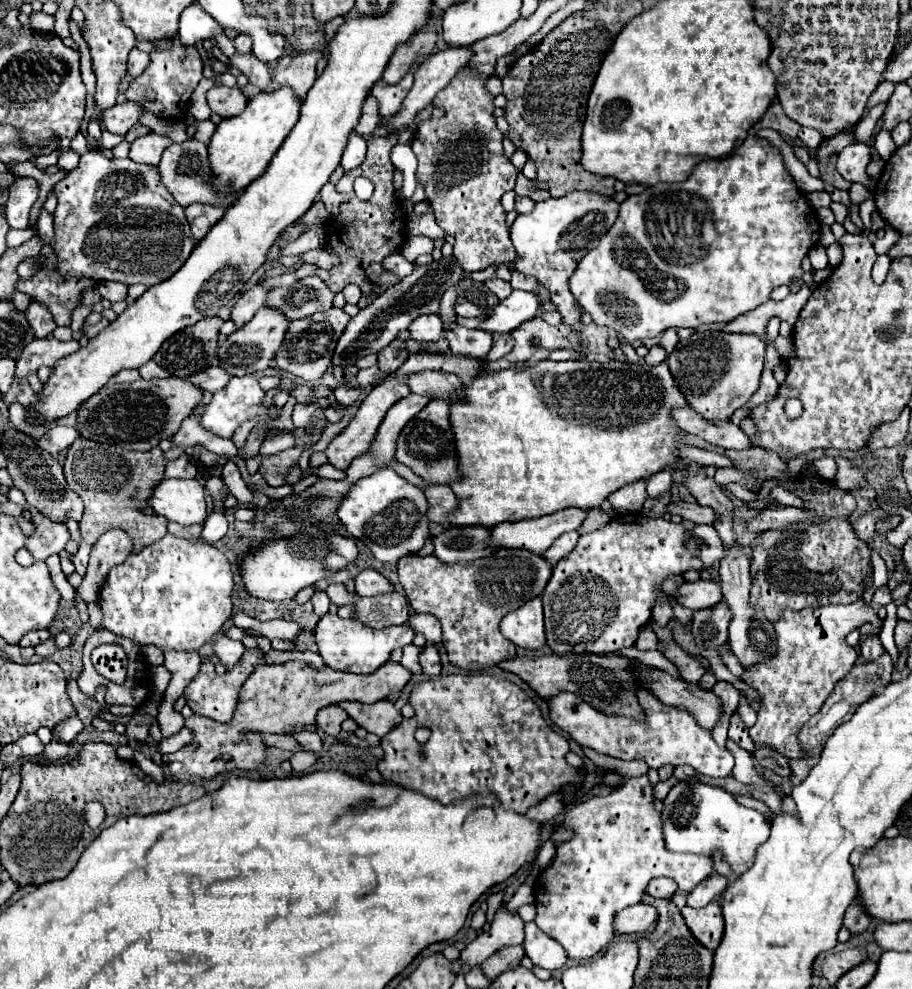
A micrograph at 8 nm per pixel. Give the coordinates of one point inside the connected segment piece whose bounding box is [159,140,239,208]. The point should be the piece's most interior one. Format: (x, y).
(185, 170)

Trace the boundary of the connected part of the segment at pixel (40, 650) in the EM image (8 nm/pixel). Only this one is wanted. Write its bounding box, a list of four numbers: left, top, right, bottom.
[35,636,57,658]

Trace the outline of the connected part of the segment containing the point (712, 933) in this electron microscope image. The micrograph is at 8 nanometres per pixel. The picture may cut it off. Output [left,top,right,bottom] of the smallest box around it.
[681,902,723,950]

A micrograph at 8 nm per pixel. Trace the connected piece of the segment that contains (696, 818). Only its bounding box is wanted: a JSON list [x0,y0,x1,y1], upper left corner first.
[661,782,769,874]

